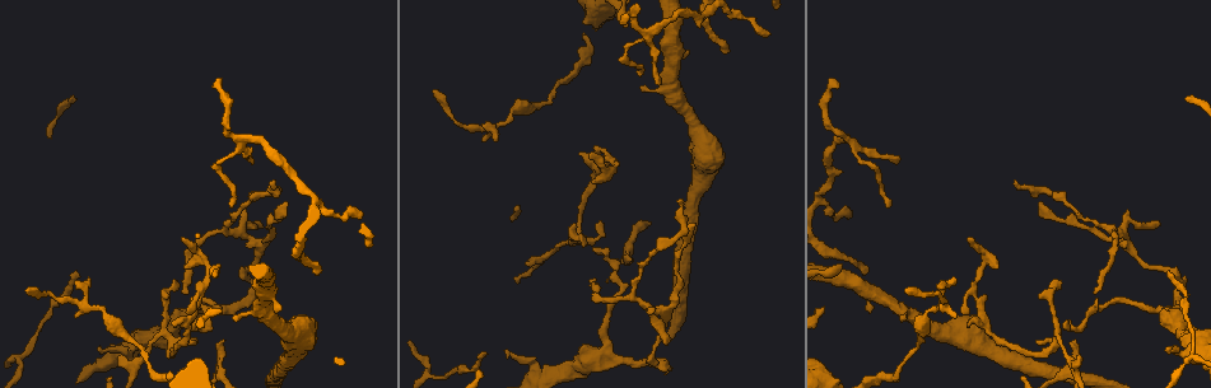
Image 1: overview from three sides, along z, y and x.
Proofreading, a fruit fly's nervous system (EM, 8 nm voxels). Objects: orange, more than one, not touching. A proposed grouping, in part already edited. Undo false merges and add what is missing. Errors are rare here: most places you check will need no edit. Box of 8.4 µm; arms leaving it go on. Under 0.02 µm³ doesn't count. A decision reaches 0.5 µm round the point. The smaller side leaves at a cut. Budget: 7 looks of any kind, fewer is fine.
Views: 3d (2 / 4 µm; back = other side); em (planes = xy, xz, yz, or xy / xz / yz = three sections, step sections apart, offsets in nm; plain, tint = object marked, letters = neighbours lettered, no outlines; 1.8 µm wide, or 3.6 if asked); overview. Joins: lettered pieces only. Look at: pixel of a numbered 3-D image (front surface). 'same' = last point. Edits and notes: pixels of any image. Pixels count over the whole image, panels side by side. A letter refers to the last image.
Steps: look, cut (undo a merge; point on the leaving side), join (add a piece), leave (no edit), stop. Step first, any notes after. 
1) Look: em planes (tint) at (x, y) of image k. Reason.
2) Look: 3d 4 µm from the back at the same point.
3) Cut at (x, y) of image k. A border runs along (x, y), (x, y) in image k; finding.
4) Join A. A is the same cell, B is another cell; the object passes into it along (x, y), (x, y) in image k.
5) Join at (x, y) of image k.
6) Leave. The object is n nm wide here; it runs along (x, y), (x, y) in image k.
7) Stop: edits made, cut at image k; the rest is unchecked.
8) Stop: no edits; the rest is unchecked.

Look: em xy step 4 (tint) at (1066, 322) of image 1. End of a long branch.

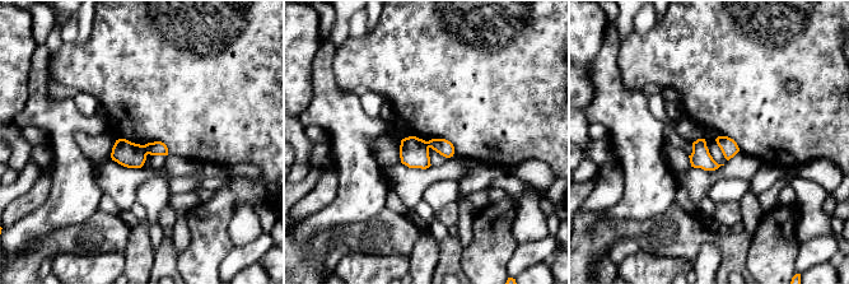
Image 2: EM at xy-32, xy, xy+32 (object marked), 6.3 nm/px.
Look: em xy step 4 (letters) at the same point.

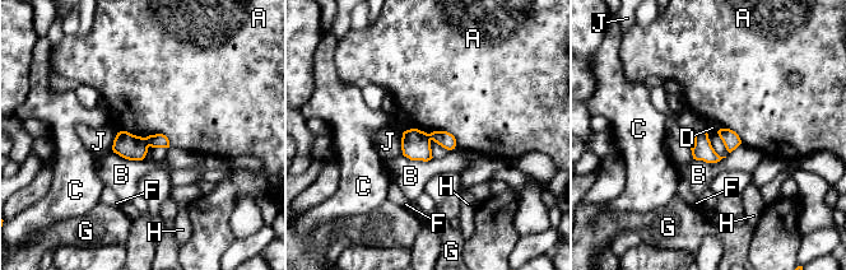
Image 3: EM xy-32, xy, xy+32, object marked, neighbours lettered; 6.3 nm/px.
Leave. The object is 130 nm wide here; A, B, C, D, F, G, H and J are other cells; no lettered piece goes on from it.

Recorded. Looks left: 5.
Look: 3d 4 µm at (932, 312) of image 1. Thick turns thin.

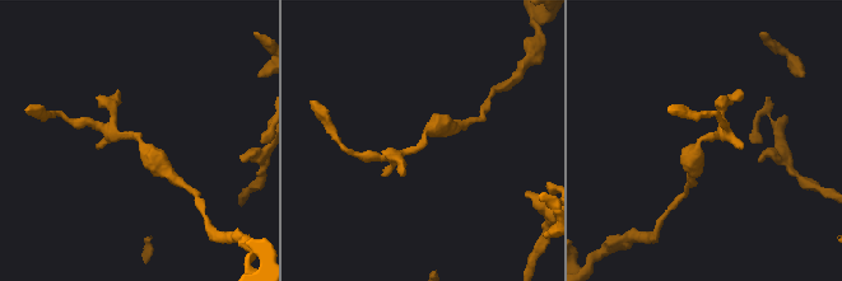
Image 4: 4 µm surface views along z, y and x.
Look: em xy step 4 (tint) at (139, 139) of image 4.

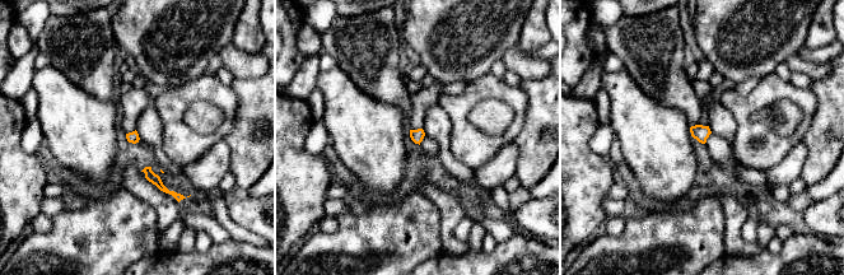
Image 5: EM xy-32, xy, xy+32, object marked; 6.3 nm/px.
Look: em planes (letters) at the same point. Cut it another way.

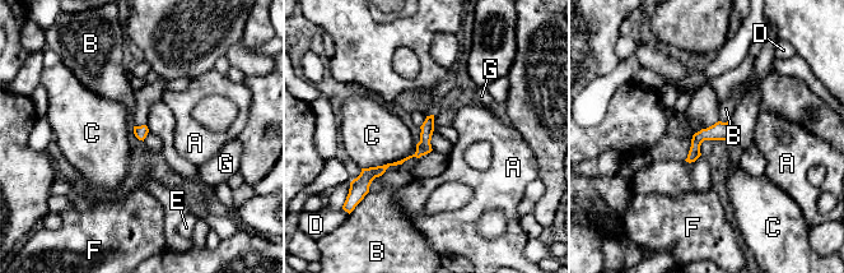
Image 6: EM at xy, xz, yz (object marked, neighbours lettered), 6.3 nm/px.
Leave. The longest contact is with C, 400 nm; A, B, C, D, E, F and G are other cells; it runs along (430, 119), (415, 154), (364, 179) in image 6; all the same neuron.

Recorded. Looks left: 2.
Stop: no edits; the rest is unchecked.

